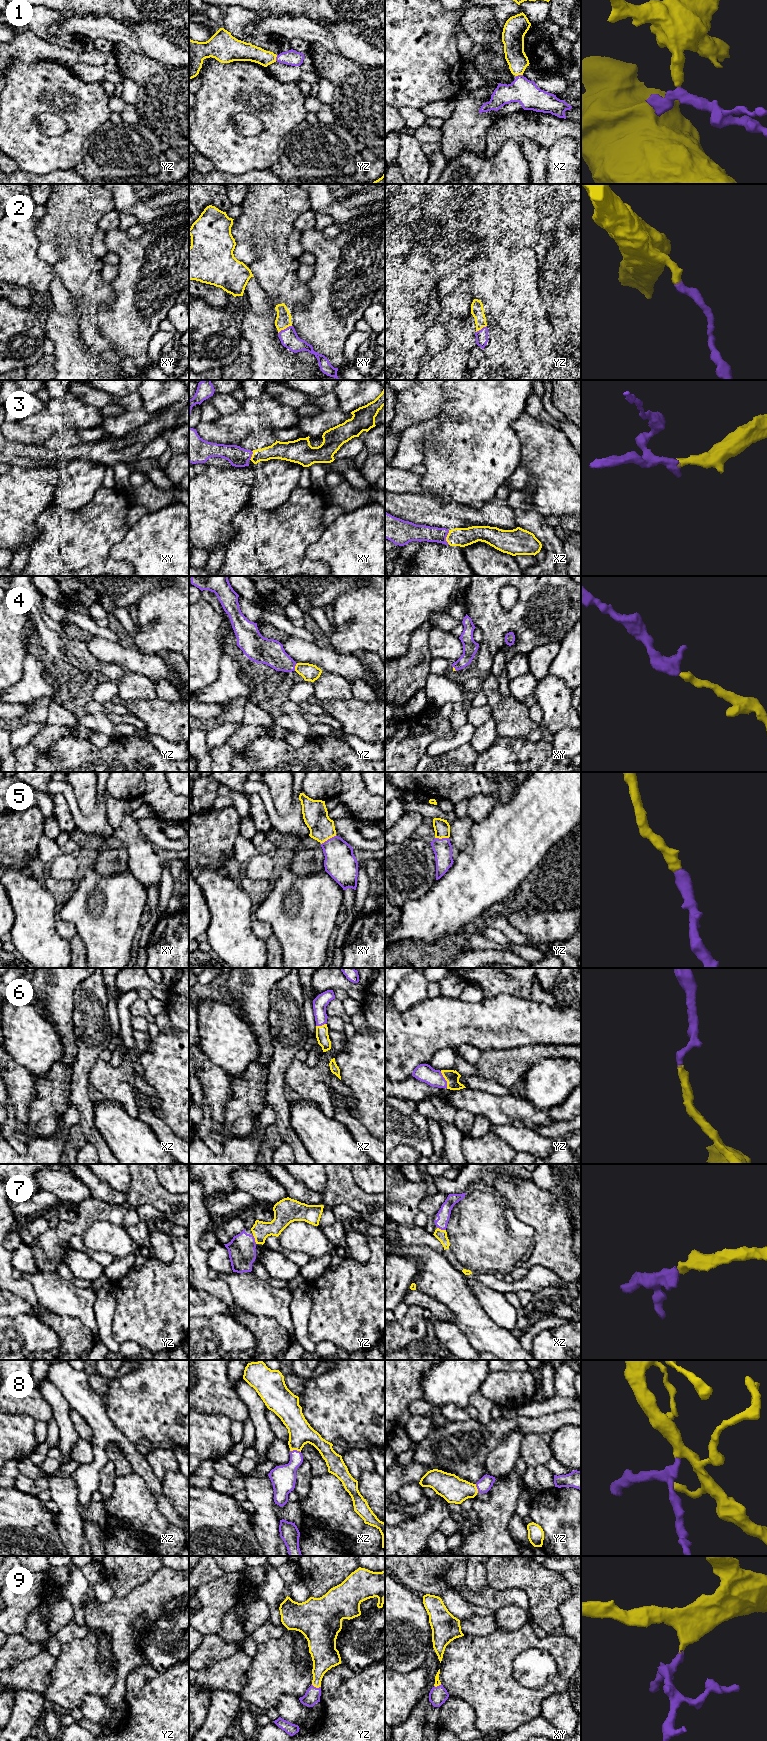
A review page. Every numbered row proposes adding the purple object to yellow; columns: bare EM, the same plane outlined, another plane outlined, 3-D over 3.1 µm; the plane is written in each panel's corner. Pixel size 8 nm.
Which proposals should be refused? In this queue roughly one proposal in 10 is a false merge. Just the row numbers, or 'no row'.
no row

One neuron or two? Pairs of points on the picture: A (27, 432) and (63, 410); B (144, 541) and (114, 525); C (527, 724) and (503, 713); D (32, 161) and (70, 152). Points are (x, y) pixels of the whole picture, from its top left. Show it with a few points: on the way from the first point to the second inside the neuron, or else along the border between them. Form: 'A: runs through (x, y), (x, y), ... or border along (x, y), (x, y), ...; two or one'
A: runs through (36, 428), (54, 417); one
B: border along (132, 525), (126, 535), (110, 547); two
C: runs through (521, 724), (518, 724), (509, 715); one
D: runs through (41, 154), (61, 152); one

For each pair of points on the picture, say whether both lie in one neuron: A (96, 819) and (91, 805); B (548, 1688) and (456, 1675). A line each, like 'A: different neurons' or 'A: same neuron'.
A: different neurons
B: same neuron

